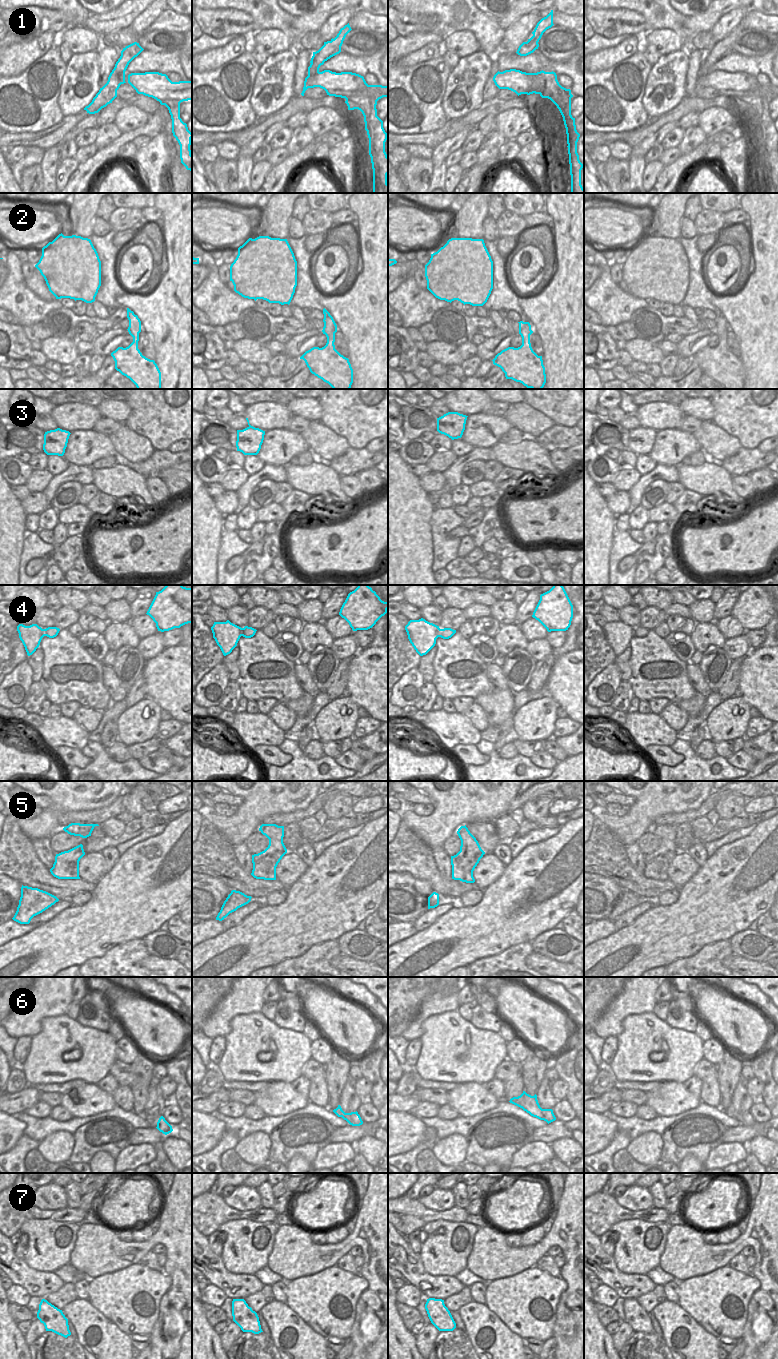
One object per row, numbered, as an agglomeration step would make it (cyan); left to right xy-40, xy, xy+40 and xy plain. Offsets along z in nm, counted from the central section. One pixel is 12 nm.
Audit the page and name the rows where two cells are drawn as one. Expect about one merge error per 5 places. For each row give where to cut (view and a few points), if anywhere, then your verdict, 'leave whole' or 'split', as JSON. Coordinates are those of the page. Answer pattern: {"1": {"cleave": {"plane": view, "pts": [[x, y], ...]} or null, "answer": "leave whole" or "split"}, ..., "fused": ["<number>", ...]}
{"1": {"cleave": {"plane": "xy", "pts": [[318, 71], [313, 75], [308, 75]]}, "answer": "split"}, "2": {"cleave": null, "answer": "leave whole"}, "3": {"cleave": null, "answer": "leave whole"}, "4": {"cleave": null, "answer": "leave whole"}, "5": {"cleave": null, "answer": "leave whole"}, "6": {"cleave": null, "answer": "leave whole"}, "7": {"cleave": null, "answer": "leave whole"}, "fused": ["1"]}

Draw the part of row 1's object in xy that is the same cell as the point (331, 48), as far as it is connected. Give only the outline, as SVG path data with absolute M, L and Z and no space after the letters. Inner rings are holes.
M349 23L340 29L337 36L330 41L324 42L324 45L316 52L313 52L313 56L308 67L308 75L314 76L319 72L319 68L325 61L341 52L341 46L346 35L351 31Z

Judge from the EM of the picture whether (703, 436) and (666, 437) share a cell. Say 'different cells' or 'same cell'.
different cells

